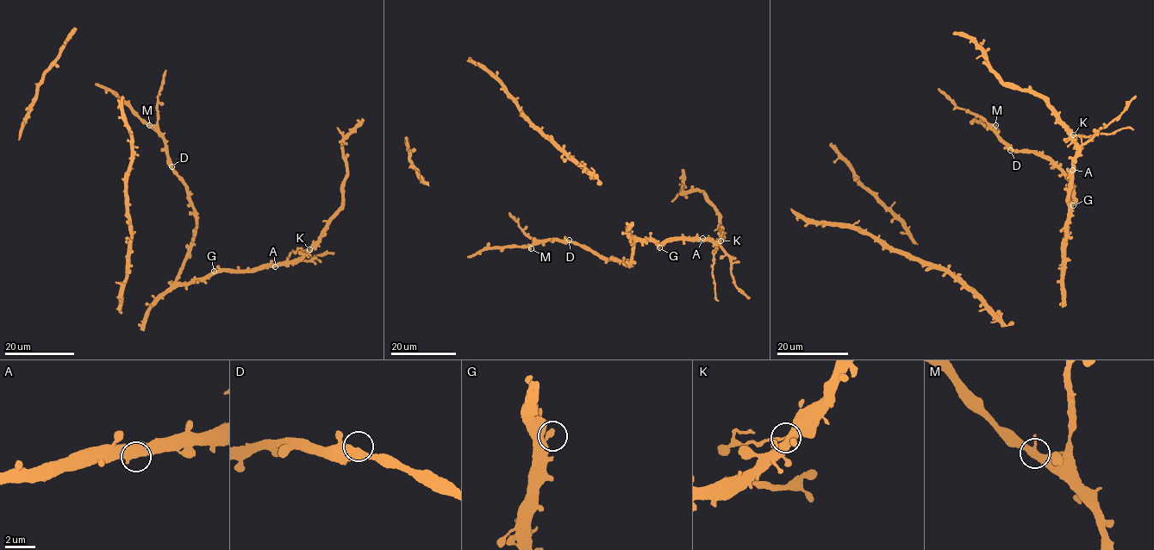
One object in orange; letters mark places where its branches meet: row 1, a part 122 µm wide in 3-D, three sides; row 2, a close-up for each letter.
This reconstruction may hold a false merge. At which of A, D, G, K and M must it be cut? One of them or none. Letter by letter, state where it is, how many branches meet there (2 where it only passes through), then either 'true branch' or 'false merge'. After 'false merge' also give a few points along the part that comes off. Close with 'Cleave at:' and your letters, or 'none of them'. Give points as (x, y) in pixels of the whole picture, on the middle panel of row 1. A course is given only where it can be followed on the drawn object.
A: (702, 238) | 2 | true branch
D: (569, 240) | 2 | true branch
G: (659, 247) | 1 | true branch
K: (720, 240) | 2 | false merge | (720, 240), (714, 255), (712, 276), (718, 301)
M: (531, 248) | 2 | true branch
Cleave at: K

